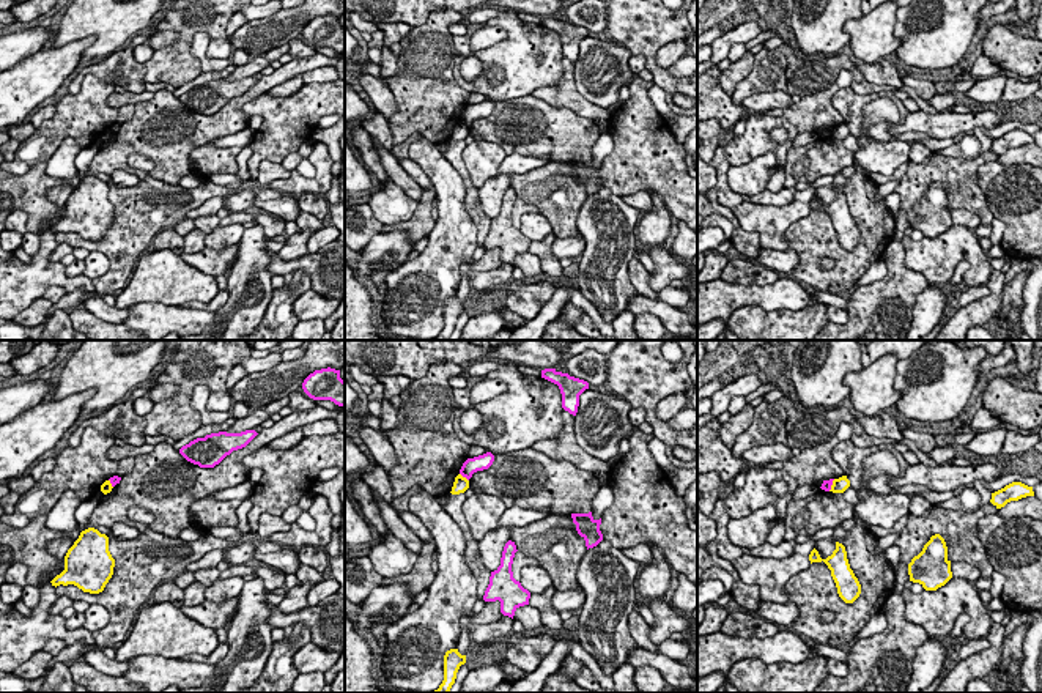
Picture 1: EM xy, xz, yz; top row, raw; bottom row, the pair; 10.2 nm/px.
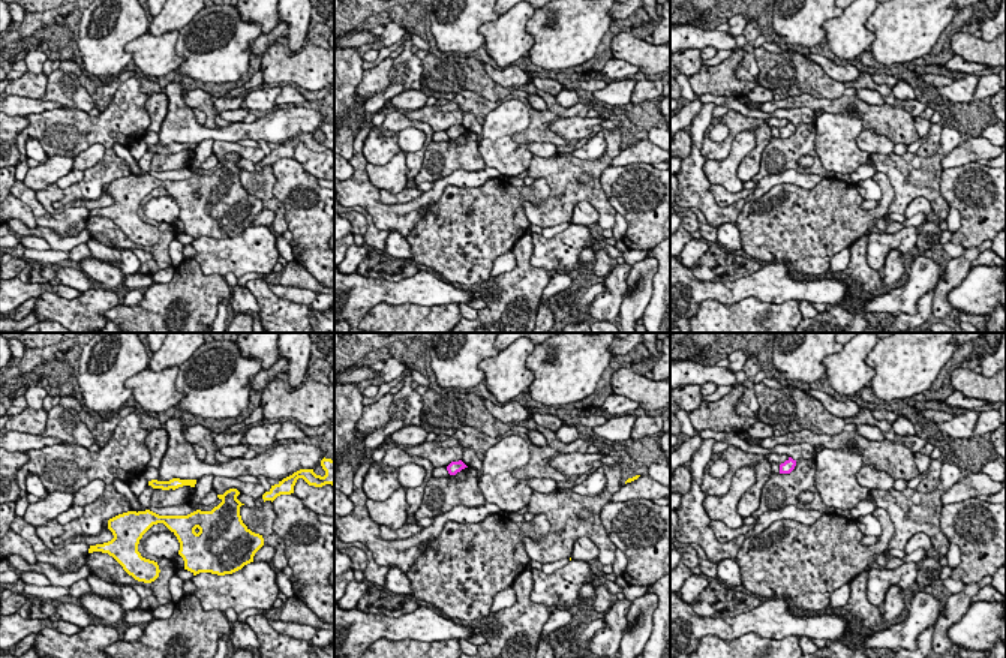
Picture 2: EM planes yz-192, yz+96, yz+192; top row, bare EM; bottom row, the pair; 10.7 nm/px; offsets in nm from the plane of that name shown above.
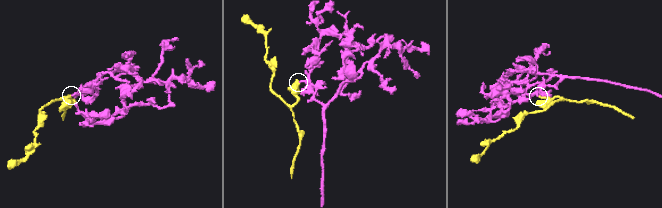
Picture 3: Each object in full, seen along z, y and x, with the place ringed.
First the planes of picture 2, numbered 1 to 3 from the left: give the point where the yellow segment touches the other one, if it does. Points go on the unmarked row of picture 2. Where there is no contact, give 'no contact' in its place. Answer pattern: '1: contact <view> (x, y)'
1: no contact
2: no contact
3: no contact

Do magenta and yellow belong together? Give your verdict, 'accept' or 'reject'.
reject

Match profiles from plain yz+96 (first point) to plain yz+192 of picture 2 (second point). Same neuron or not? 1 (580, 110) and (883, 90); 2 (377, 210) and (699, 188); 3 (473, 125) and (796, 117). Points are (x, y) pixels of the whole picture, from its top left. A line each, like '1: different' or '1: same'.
1: same
2: same
3: same

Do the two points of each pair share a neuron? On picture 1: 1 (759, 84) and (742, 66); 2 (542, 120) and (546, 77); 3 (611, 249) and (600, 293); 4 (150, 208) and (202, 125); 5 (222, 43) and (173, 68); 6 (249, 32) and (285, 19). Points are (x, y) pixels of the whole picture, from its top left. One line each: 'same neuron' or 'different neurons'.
1: different neurons
2: different neurons
3: same neuron
4: different neurons
5: same neuron
6: same neuron

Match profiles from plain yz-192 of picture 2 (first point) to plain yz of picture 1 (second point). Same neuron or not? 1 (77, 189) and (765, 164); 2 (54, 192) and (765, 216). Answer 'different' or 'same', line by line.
1: different
2: different

